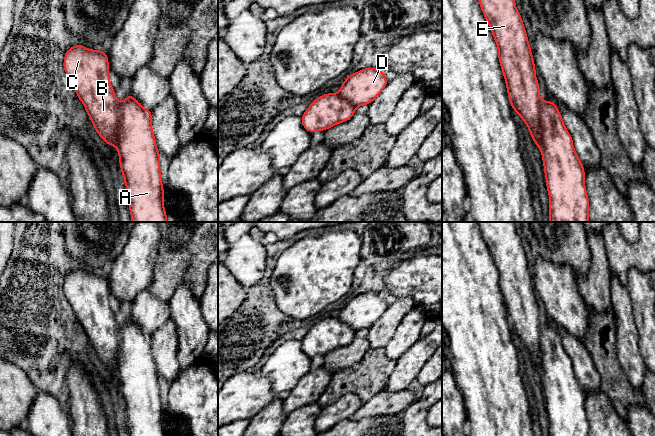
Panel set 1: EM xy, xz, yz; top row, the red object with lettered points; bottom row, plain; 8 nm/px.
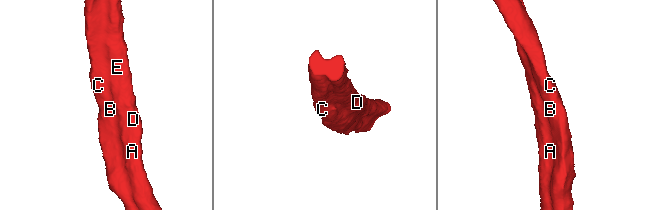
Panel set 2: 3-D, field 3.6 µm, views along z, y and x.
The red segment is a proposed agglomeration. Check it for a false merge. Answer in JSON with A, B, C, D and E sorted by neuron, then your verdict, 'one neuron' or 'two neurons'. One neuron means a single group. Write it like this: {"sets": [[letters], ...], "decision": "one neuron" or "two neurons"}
{"sets": [["A", "B", "C", "D", "E"]], "decision": "one neuron"}

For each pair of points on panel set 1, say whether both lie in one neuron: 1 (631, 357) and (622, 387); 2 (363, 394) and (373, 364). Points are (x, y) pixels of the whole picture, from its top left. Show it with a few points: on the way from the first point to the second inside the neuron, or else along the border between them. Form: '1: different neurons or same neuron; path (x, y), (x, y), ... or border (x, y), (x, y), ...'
1: different neurons; border (616, 354), (617, 360), (629, 382), (642, 392)
2: same neuron; path (364, 387), (364, 380), (372, 371)

